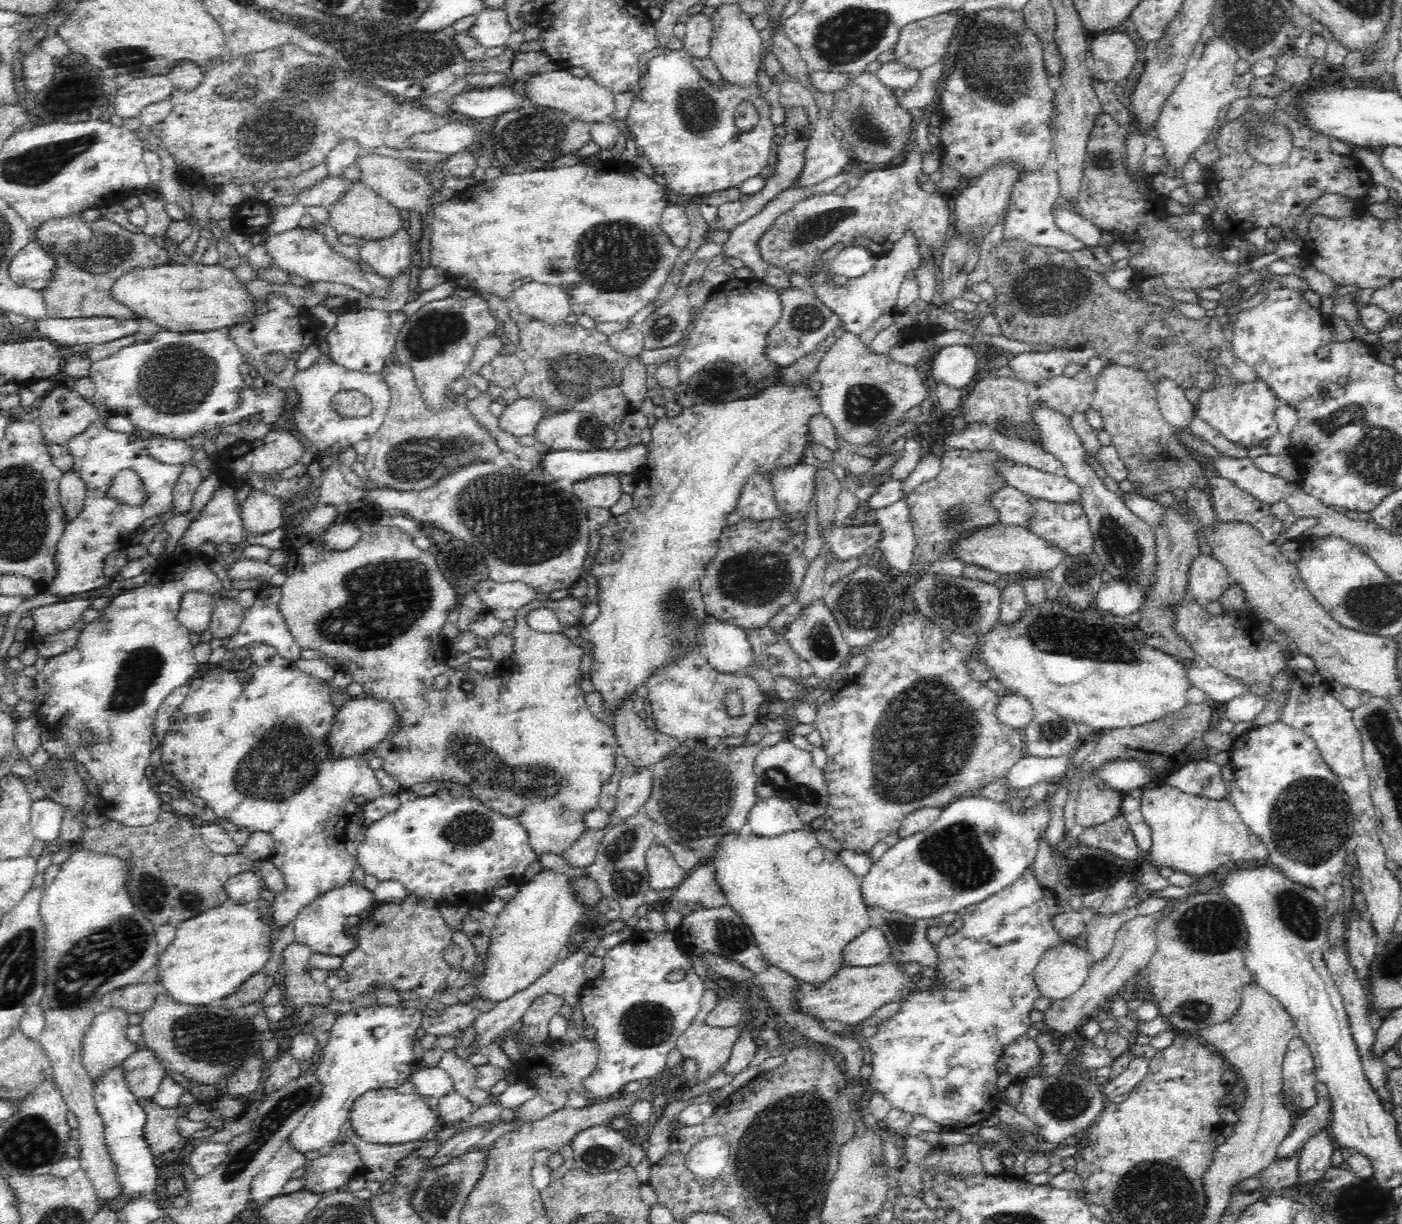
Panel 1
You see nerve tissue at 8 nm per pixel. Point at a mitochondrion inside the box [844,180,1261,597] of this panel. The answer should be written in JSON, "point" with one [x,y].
{"point":[1045,275]}

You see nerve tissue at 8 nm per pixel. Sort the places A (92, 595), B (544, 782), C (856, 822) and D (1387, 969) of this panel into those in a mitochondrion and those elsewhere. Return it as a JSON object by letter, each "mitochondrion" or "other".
{"A":"other","B":"mitochondrion","C":"other","D":"mitochondrion"}

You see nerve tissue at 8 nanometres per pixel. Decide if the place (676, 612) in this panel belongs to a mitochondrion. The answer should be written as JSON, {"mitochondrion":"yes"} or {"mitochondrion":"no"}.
{"mitochondrion":"yes"}

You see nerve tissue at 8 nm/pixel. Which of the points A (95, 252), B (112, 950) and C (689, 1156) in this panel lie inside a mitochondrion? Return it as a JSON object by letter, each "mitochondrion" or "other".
{"A":"mitochondrion","B":"mitochondrion","C":"other"}

